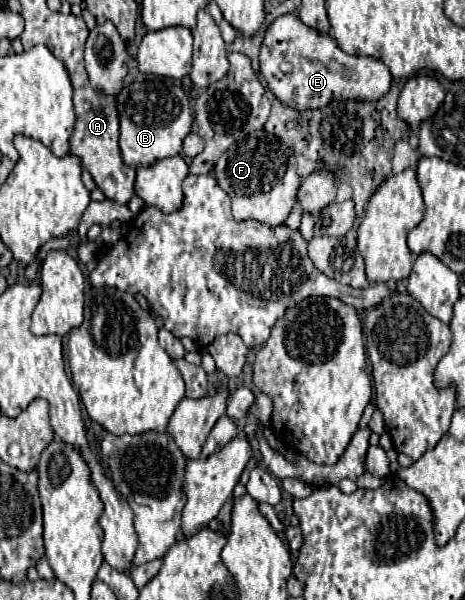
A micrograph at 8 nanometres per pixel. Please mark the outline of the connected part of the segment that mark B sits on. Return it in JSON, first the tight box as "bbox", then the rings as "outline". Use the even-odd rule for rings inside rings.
{"bbox":[118,64,192,166],"outline":[[[134,64],[118,94],[120,112],[120,150],[128,166],[150,166],[160,158],[178,156],[182,152],[182,140],[192,128],[192,110],[182,86],[168,78],[142,74]]]}

